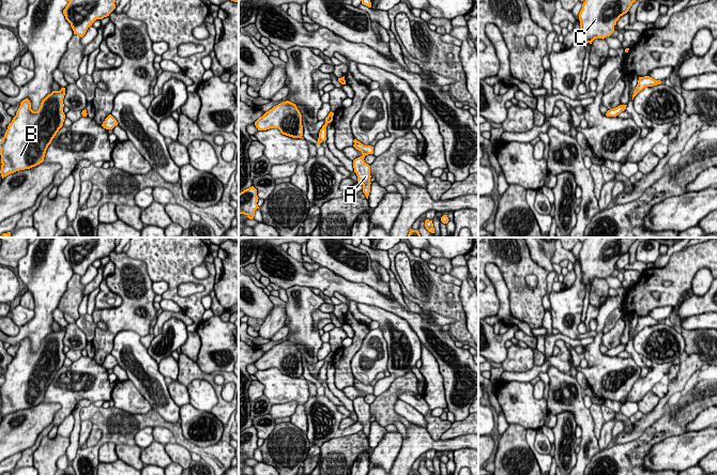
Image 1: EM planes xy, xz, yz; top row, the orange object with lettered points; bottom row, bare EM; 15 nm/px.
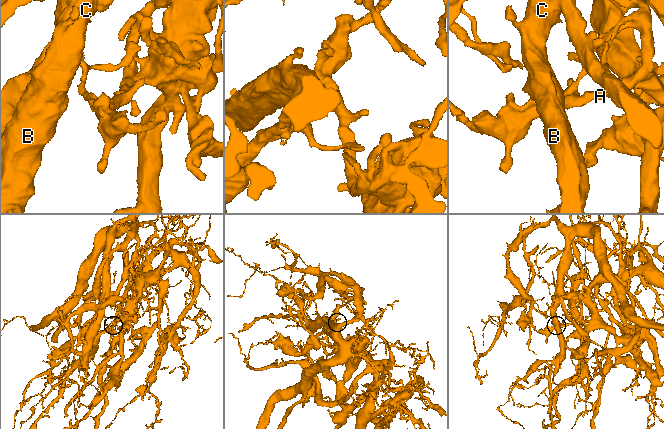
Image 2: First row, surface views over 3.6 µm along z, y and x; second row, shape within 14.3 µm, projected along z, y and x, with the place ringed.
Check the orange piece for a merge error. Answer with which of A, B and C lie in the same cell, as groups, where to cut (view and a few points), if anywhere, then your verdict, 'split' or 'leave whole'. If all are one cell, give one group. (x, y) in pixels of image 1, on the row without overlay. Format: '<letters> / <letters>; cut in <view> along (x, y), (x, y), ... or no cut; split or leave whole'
A / B C; cut in xz along (325, 368), (323, 371), (320, 371); split

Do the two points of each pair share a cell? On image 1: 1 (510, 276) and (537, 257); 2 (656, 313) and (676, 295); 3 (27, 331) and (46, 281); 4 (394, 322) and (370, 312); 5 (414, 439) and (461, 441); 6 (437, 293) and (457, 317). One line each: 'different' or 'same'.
1: different
2: different
3: same
4: same
5: same
6: same

